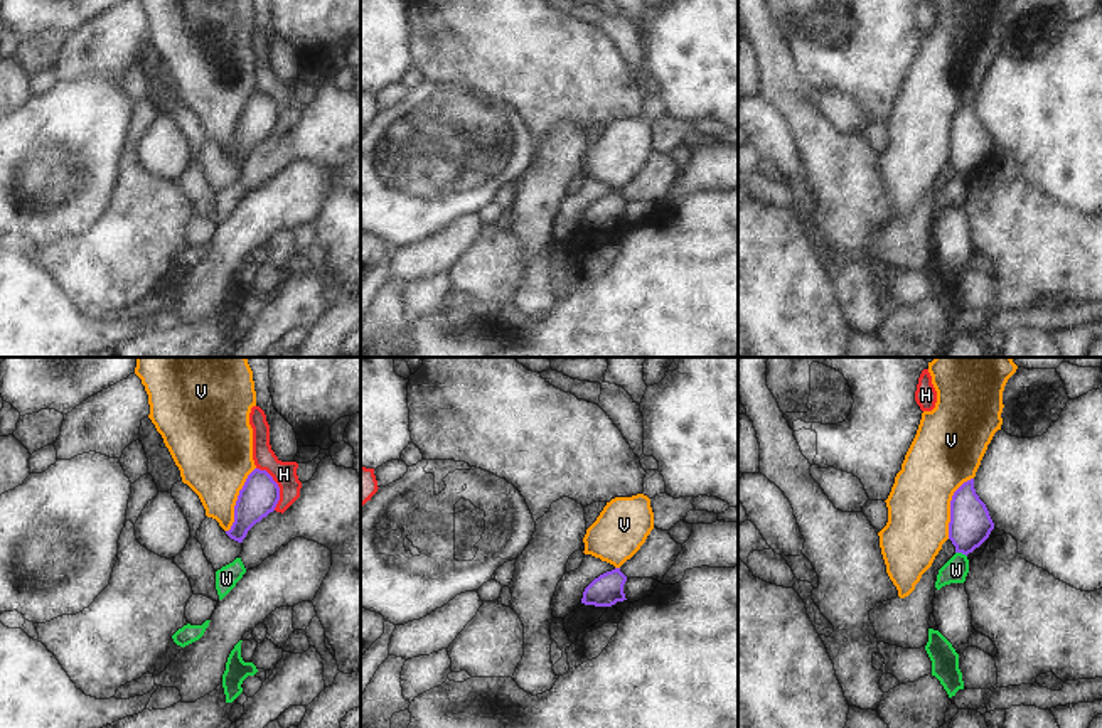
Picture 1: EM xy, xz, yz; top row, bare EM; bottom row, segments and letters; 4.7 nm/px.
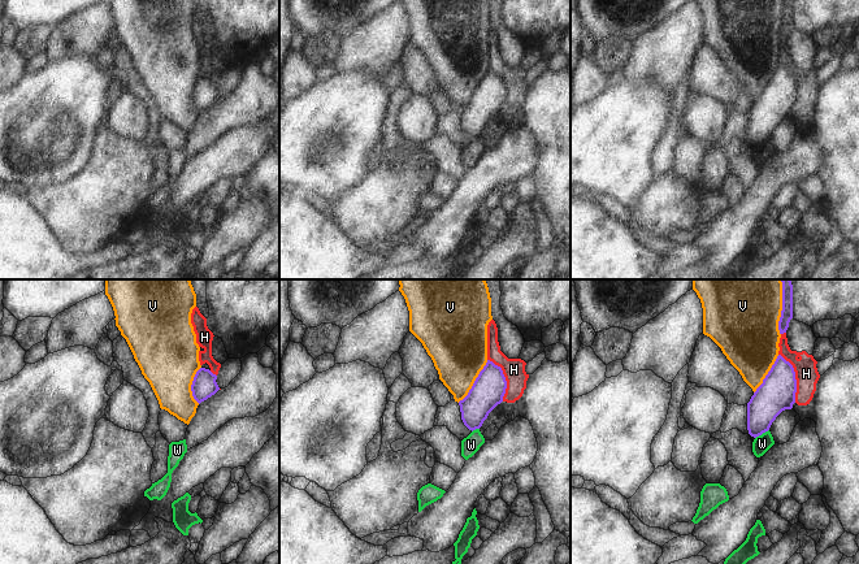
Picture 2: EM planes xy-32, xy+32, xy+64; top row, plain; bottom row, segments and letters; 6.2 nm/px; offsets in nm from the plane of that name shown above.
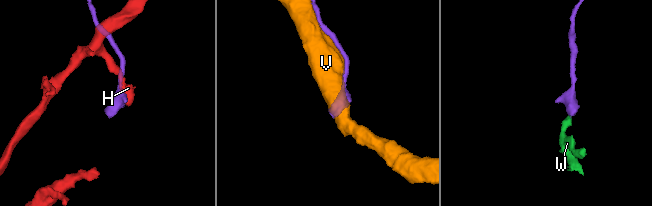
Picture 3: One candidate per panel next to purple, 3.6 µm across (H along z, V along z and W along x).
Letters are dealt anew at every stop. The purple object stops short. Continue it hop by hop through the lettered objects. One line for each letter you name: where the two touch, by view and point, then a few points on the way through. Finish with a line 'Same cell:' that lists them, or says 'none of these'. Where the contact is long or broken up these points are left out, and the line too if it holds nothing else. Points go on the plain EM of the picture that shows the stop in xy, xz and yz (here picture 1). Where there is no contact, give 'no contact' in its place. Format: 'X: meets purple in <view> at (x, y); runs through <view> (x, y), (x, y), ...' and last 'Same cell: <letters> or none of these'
Same cell: none of these

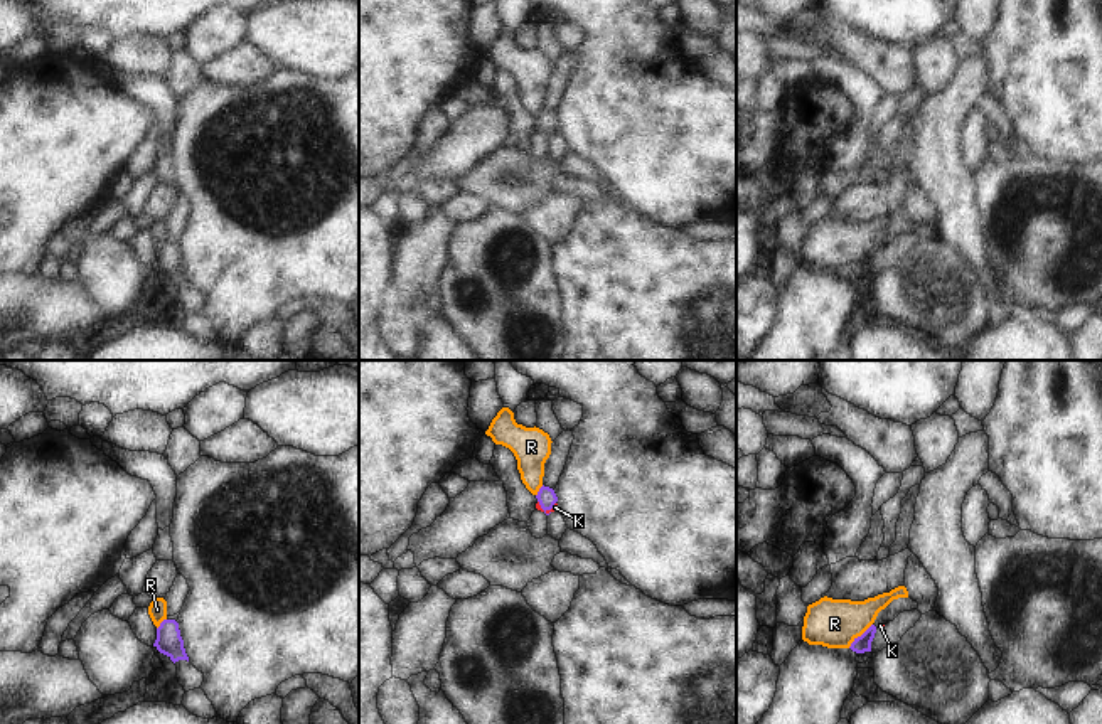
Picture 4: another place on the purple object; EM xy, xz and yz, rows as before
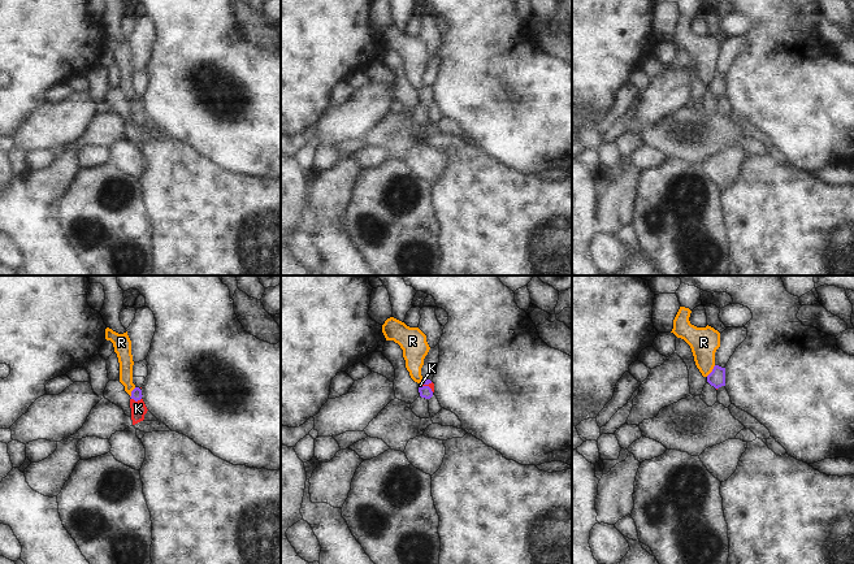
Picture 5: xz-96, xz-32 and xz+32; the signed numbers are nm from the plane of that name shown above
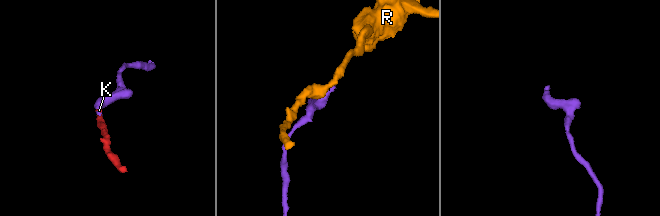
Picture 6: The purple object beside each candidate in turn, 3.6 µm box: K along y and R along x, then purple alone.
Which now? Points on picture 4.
K: meets purple in xz at (545, 133); runs through xz (546, 120), (545, 133), (555, 130)
Same cell: K

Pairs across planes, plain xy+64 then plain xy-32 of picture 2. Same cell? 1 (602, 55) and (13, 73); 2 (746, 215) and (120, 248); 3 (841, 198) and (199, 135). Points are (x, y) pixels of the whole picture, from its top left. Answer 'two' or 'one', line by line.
1: two
2: two
3: one

